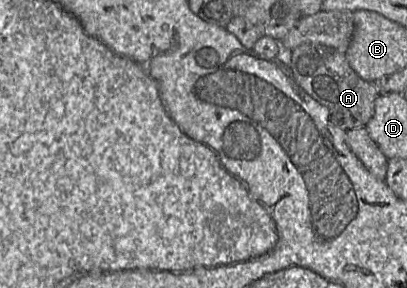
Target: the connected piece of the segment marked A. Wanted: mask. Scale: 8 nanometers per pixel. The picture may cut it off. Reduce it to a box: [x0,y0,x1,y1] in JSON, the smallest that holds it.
[289,43,379,131]

